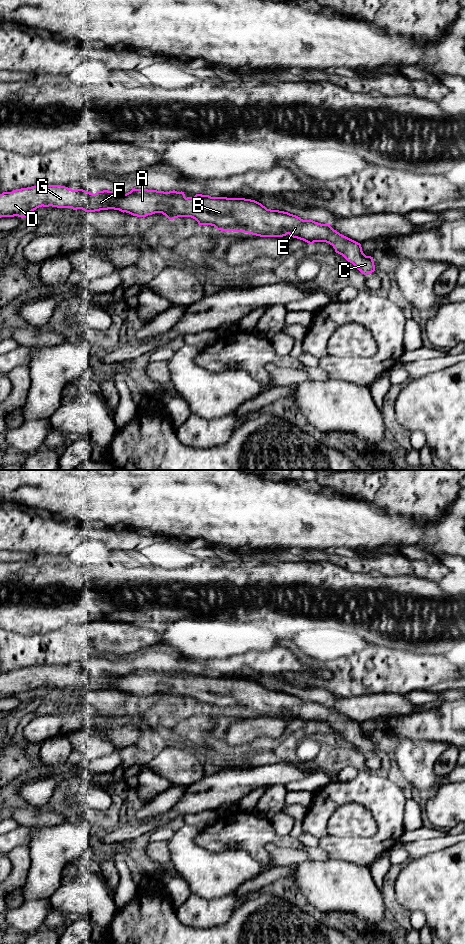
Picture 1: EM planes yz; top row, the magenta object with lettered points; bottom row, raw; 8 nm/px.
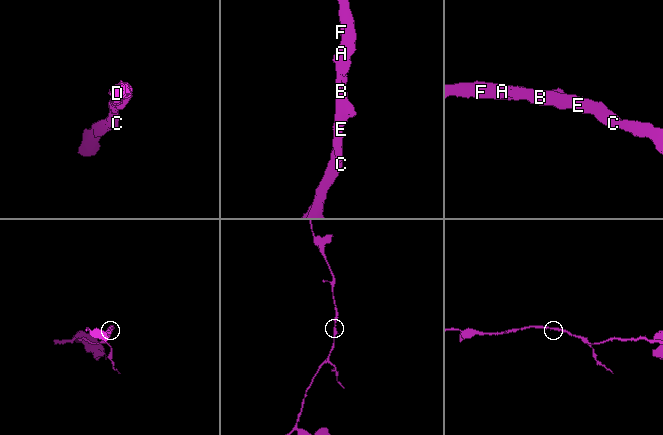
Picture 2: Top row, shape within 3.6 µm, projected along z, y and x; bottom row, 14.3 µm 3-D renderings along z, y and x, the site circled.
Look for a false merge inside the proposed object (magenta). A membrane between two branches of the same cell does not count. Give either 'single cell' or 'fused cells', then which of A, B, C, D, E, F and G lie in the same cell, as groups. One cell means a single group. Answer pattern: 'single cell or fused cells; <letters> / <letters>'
single cell; A B C D E F G

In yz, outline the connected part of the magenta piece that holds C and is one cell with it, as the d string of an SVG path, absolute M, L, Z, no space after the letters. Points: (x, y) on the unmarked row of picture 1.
M37 665L0 674L0 698L28 697L32 691L42 686L72 688L73 690L82 689L85 692L114 689L137 697L162 693L169 700L178 697L191 697L198 702L199 706L211 705L221 711L244 712L260 717L283 717L289 714L293 718L303 720L310 725L314 722L329 723L336 733L342 735L364 755L375 751L373 737L366 736L363 733L361 724L340 714L330 704L321 704L311 699L303 700L288 692L267 689L261 683L251 679L211 677L202 674L186 678L182 671L164 672L135 668L132 668L126 674L108 670L97 671L93 674L83 669L72 670L61 665Z

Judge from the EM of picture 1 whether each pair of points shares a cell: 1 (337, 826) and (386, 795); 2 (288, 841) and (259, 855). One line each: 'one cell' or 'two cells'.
1: two cells
2: one cell

